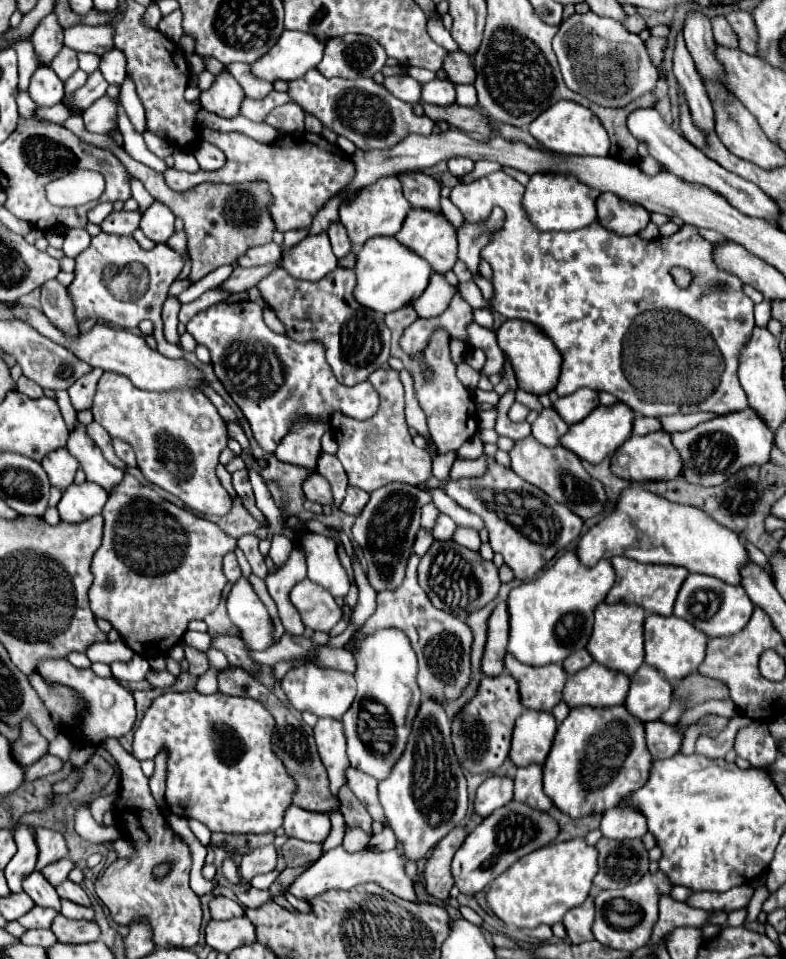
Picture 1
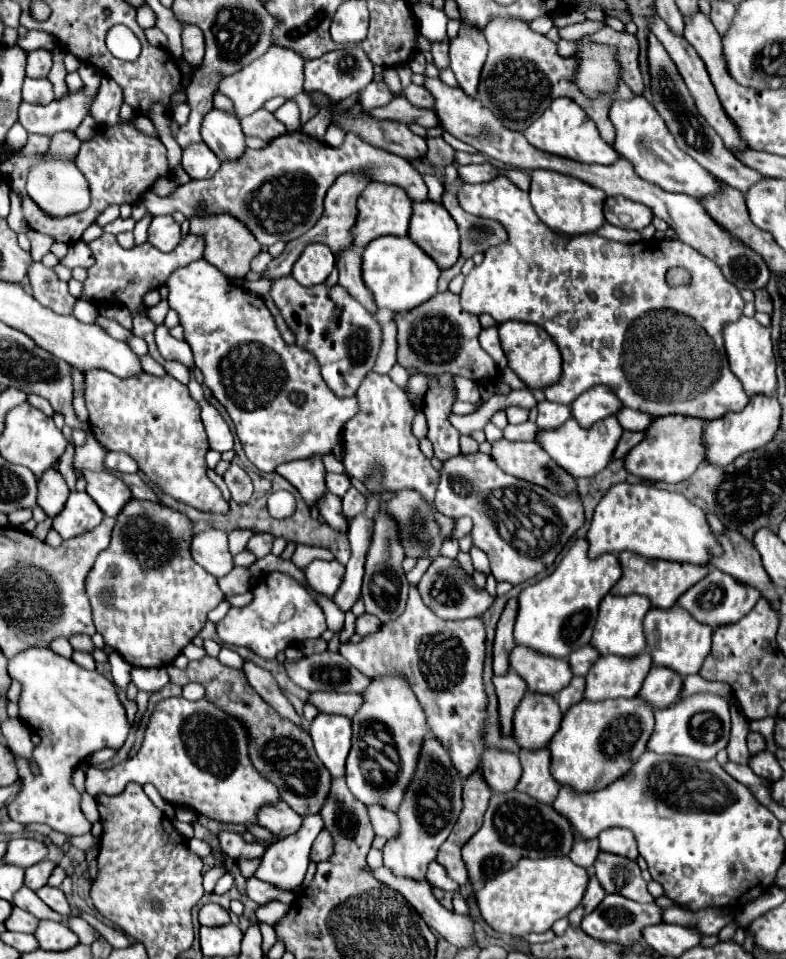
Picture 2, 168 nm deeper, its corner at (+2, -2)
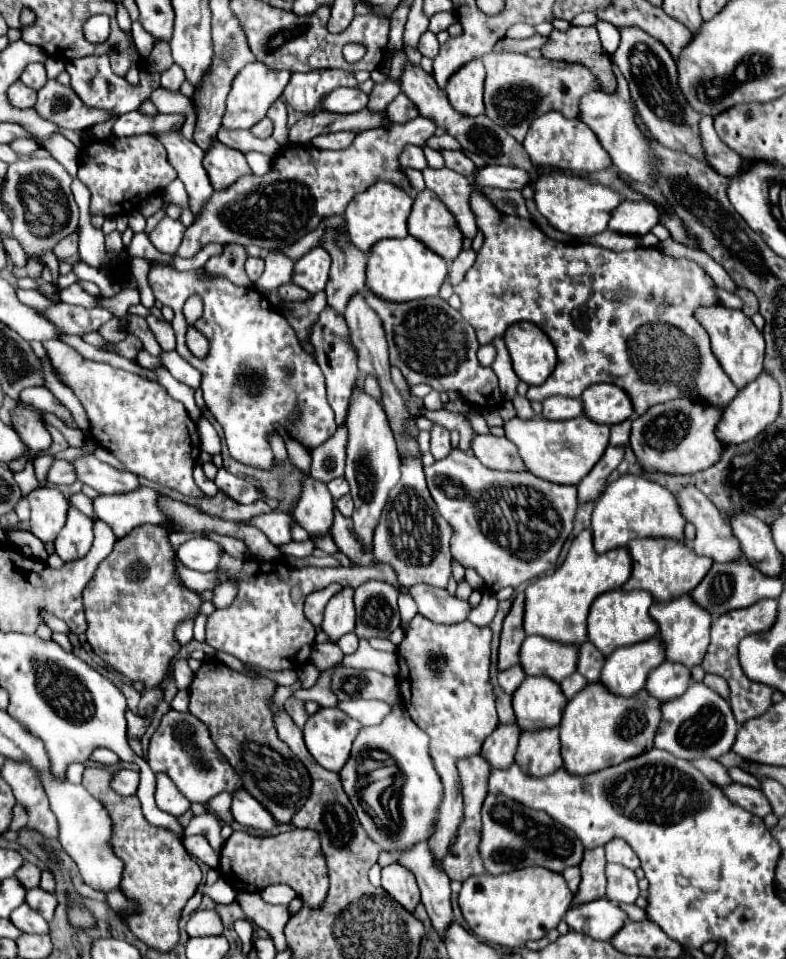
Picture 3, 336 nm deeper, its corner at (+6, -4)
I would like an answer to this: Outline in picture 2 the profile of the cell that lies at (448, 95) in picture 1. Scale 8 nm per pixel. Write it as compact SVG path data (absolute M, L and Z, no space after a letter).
M408 85L404 87L402 95L408 99L408 103L412 103L414 107L420 109L432 109L432 97L428 97L428 91L422 85Z

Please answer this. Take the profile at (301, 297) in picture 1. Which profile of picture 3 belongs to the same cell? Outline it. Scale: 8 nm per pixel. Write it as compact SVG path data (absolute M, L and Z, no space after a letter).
M326 305L326 309L318 315L318 319L312 323L310 333L308 333L308 341L314 347L316 353L316 361L326 377L326 389L328 389L328 403L336 413L336 423L342 425L346 419L346 411L348 411L348 399L352 397L352 387L358 379L358 355L352 347L350 335L348 335L348 323L342 315L336 315L336 311L332 311L332 307Z

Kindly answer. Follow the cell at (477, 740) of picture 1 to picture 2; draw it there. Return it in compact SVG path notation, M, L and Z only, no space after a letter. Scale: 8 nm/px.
M510 669L502 677L494 677L492 681L494 681L496 693L498 693L498 703L500 703L500 727L504 733L508 733L508 727L512 731L514 709L518 707L518 703L522 701L524 693L526 693L526 683L514 669Z

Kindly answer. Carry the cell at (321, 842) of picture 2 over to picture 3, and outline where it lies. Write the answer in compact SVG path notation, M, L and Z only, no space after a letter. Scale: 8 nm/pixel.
M292 829L276 837L252 837L244 831L234 831L222 847L220 873L238 891L248 893L258 893L274 883L286 883L310 907L318 907L328 891L326 861L320 849L318 833L312 829Z

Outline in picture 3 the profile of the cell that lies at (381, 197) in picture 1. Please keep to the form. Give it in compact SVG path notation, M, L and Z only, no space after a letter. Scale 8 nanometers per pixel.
M376 181L372 187L368 187L360 195L356 195L352 199L352 203L346 205L344 219L346 219L346 229L348 229L352 243L360 251L368 253L370 247L380 239L386 239L386 237L402 239L402 237L406 237L408 235L406 219L410 215L410 207L412 207L412 197L406 191L402 191L400 187L396 187L392 183Z

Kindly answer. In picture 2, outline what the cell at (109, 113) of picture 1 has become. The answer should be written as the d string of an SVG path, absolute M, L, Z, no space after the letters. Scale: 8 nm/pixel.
M56 133L52 145L56 145L56 177L54 177L54 171L50 169L50 165L42 159L38 161L36 165L32 165L30 173L28 173L28 183L26 183L26 193L28 197L48 215L52 217L68 217L68 215L74 215L74 213L80 213L84 211L88 205L90 205L90 190L88 181L84 179L84 175L78 171L75 163L70 159L74 159L80 149L80 141L78 137L72 133L72 135L66 135L66 133Z

